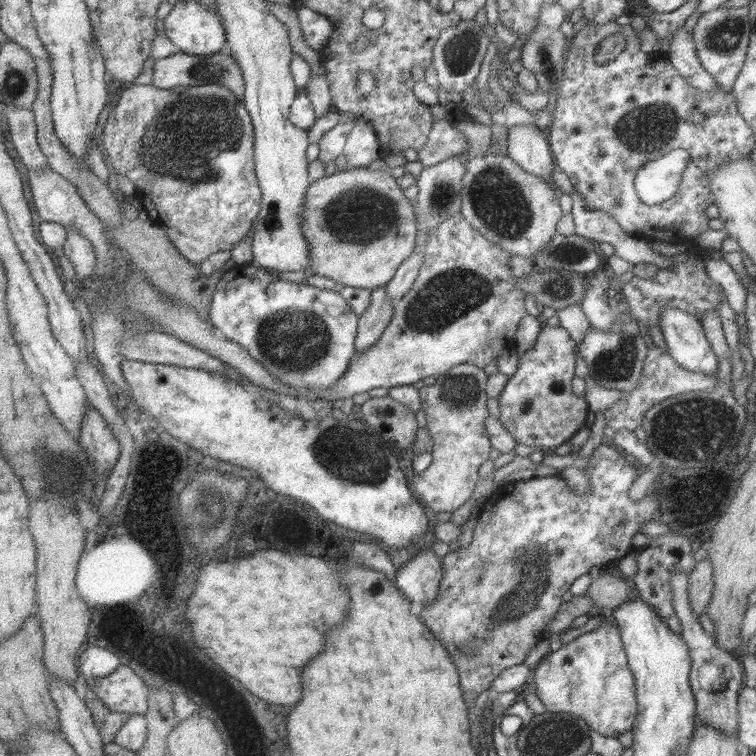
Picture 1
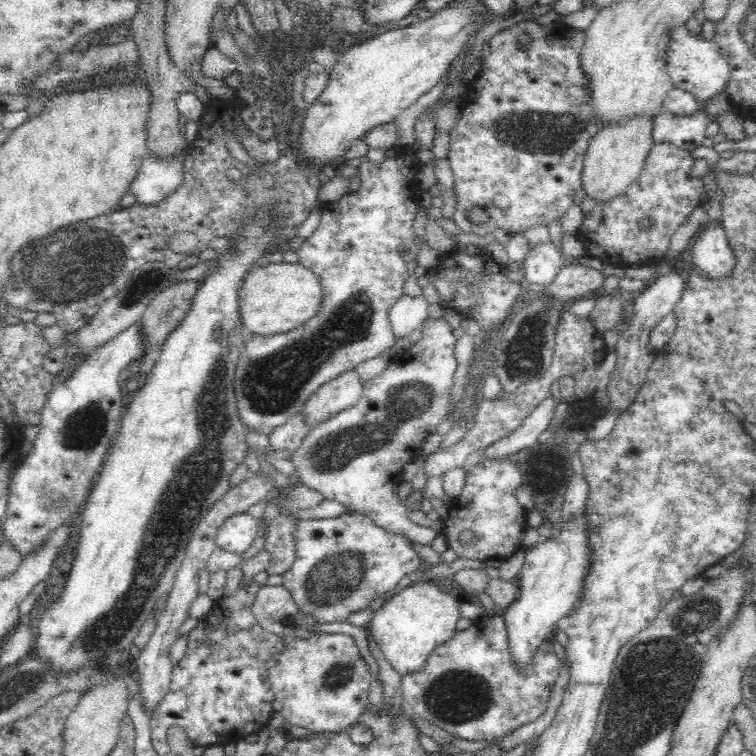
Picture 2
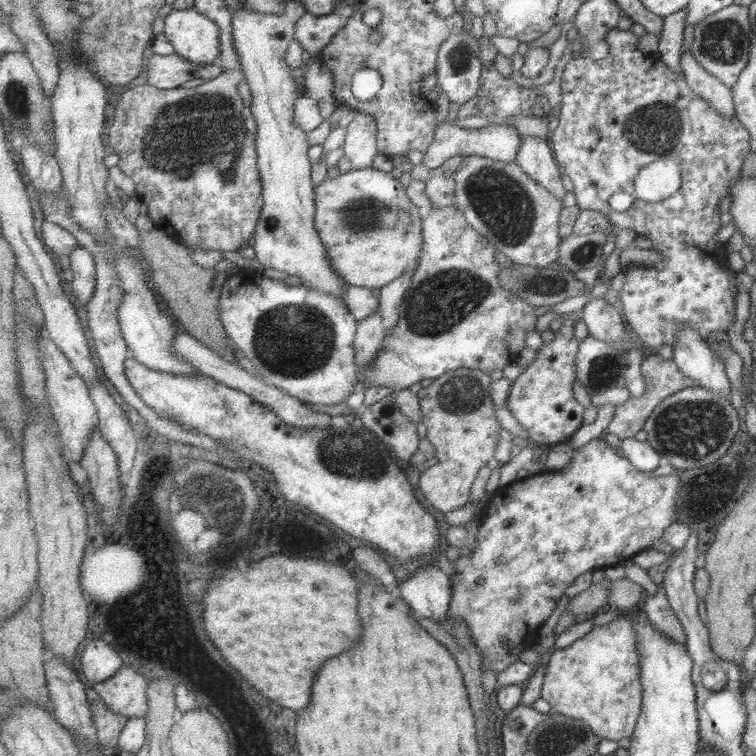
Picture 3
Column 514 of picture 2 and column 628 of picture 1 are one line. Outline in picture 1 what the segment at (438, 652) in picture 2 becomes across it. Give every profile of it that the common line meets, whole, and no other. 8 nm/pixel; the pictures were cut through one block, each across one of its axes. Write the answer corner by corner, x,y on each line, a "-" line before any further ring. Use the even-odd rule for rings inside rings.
599,625
596,630
578,635
546,654
532,668
530,681
534,693
547,711
574,715
603,736
617,737
633,726
638,711
634,676
627,666
625,651
615,626

